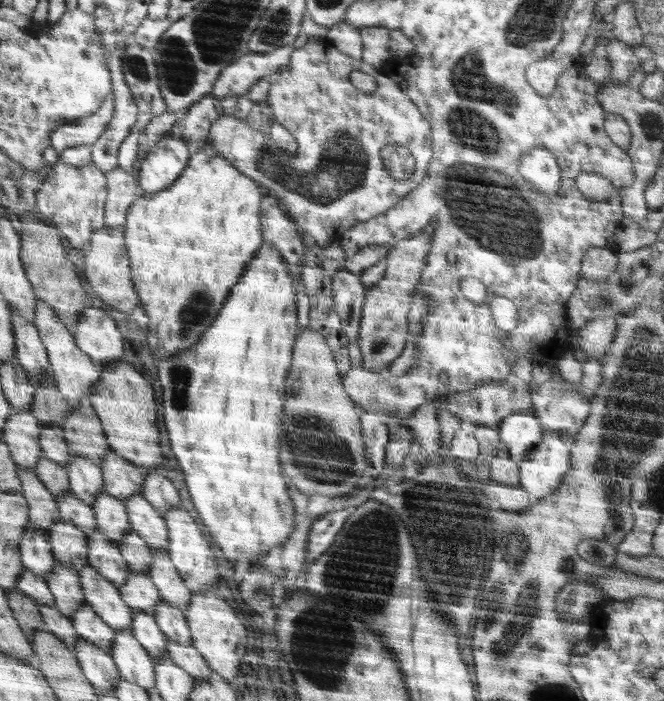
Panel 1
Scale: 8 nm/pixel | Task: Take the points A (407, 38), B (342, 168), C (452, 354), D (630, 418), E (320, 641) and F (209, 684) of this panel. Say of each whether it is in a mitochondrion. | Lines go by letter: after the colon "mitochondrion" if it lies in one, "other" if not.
A: other
B: mitochondrion
C: other
D: mitochondrion
E: mitochondrion
F: other

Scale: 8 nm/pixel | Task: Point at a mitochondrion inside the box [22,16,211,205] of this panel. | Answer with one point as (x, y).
(141, 68)

